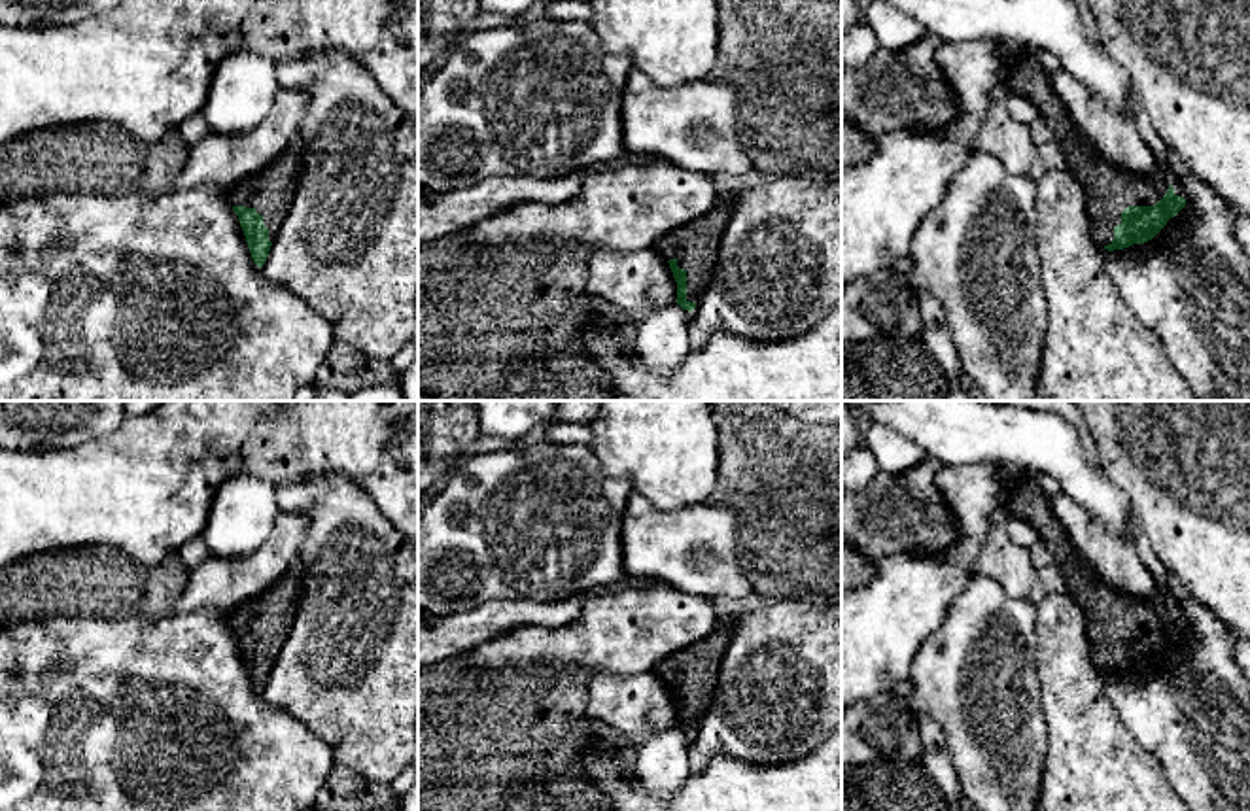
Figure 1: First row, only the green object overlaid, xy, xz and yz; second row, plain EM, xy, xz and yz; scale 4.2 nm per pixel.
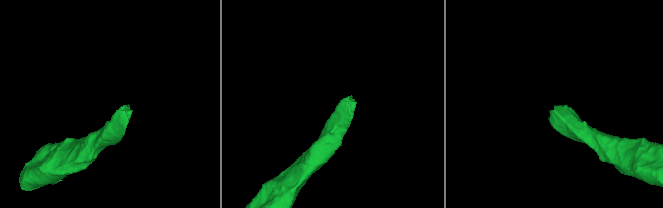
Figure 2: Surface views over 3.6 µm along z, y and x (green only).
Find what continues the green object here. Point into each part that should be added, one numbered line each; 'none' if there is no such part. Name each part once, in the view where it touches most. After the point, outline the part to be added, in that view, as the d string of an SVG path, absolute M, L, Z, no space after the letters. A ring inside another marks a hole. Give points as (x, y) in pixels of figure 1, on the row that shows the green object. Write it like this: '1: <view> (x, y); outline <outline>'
1: yz (1109, 189); outline M1029 49L1012 62L1008 93L1025 96L1038 108L1040 121L1057 140L1067 168L1082 183L1087 198L1093 233L1101 248L1112 244L1114 227L1121 223L1127 206L1154 206L1169 181L1161 176L1135 176L1108 163L1080 127L1070 119L1048 78L1048 59Z

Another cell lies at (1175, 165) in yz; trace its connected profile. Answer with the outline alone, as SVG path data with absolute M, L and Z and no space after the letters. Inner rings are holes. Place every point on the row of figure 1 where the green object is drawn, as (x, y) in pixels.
M1165 144L1163 157L1167 163L1167 170L1161 172L1161 178L1172 183L1174 178L1195 178L1191 168L1182 161L1182 157Z

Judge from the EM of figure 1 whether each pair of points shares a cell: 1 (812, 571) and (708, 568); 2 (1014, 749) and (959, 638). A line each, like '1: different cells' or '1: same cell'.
1: different cells
2: same cell

